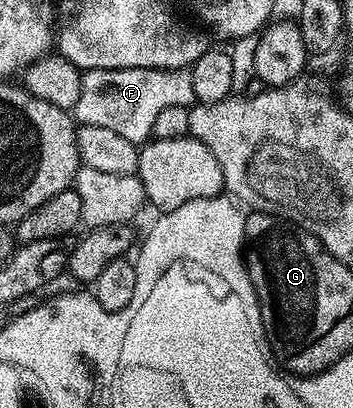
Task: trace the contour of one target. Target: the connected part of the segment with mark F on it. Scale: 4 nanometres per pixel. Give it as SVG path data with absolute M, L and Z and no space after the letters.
M116 68L115 70L83 70L80 100L72 114L81 125L109 128L142 144L152 135L152 124L163 108L190 106L195 101L189 69L157 70L156 68Z

